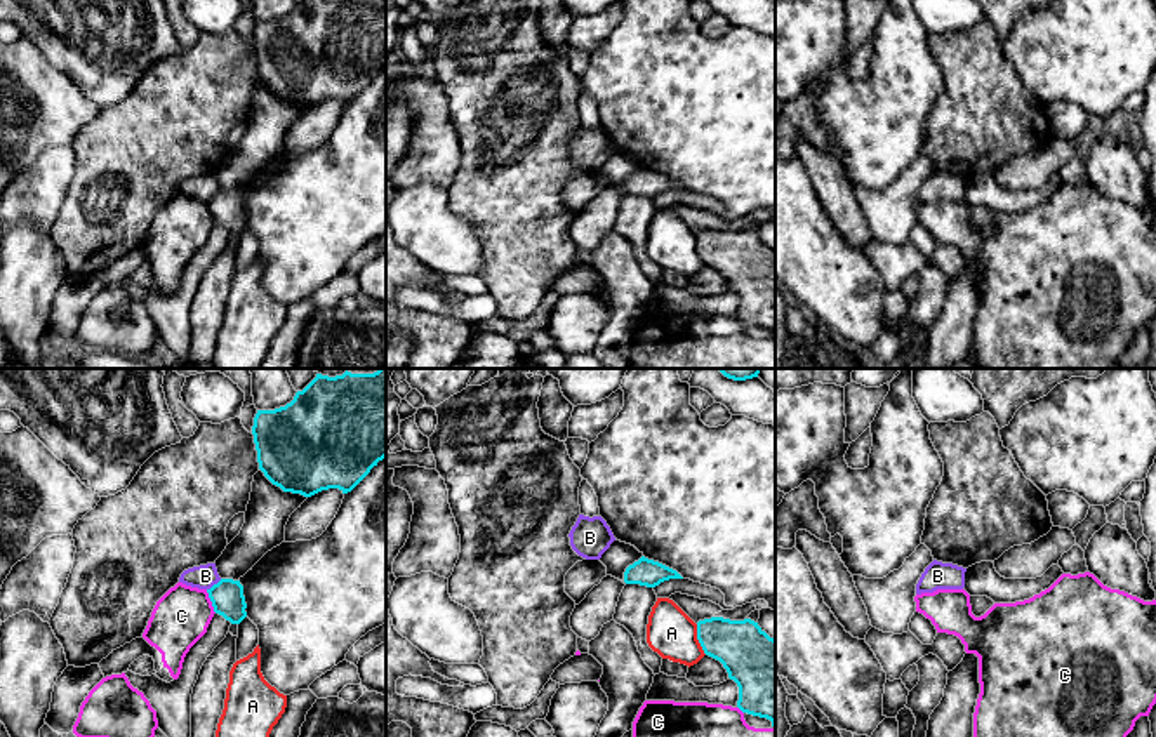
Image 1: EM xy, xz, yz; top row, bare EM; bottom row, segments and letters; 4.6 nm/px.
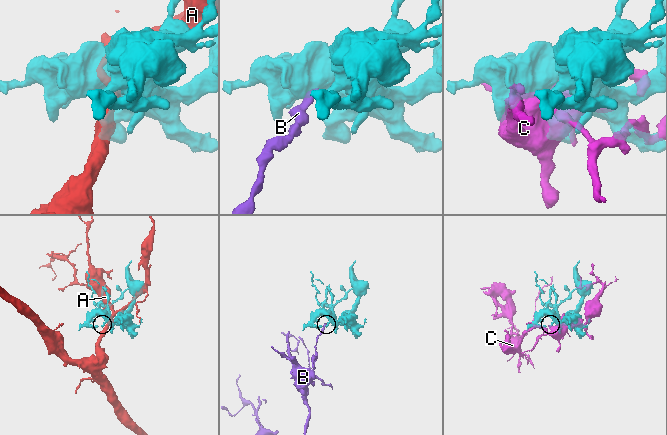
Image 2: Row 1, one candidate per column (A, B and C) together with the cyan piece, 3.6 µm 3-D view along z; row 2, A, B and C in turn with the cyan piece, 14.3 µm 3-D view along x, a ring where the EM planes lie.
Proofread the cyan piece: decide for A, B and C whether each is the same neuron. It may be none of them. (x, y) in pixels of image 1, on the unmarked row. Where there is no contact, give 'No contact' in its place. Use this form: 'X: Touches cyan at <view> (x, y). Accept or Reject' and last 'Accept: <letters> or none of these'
A: Touches cyan at xz (697, 249). Reject
B: Touches cyan at xy (214, 195). Reject
C: Touches cyan at xy (211, 211). Reject
Accept: none of these

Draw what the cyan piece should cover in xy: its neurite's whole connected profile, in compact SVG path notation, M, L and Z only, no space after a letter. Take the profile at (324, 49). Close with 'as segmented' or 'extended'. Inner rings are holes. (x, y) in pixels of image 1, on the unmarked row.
M302 0L285 17L257 21L252 37L259 80L283 103L311 108L322 101L351 103L386 68L386 0Z | as segmented

